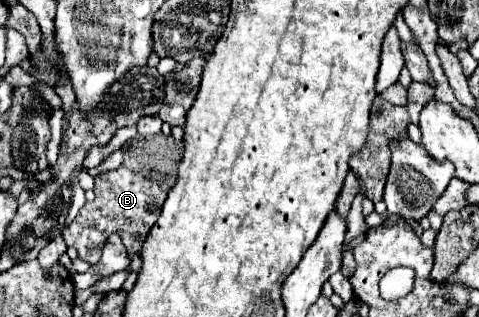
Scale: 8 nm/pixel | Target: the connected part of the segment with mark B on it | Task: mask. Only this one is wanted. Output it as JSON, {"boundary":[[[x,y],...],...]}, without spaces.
{"boundary":[[[118,167],[114,171],[106,171],[100,173],[96,177],[96,199],[92,203],[86,203],[78,217],[66,227],[66,231],[62,231],[62,237],[66,241],[68,247],[74,247],[78,251],[78,257],[88,261],[90,265],[98,263],[100,259],[100,251],[104,247],[104,243],[108,241],[108,237],[112,233],[118,233],[122,237],[122,243],[128,251],[128,255],[134,255],[142,249],[146,235],[150,233],[152,225],[156,223],[162,205],[166,201],[166,195],[172,187],[174,179],[146,179],[144,175],[130,171],[126,167]]]}

